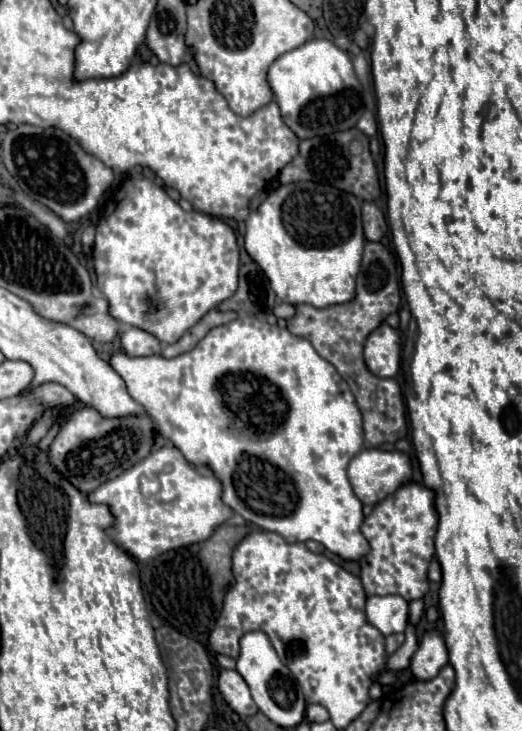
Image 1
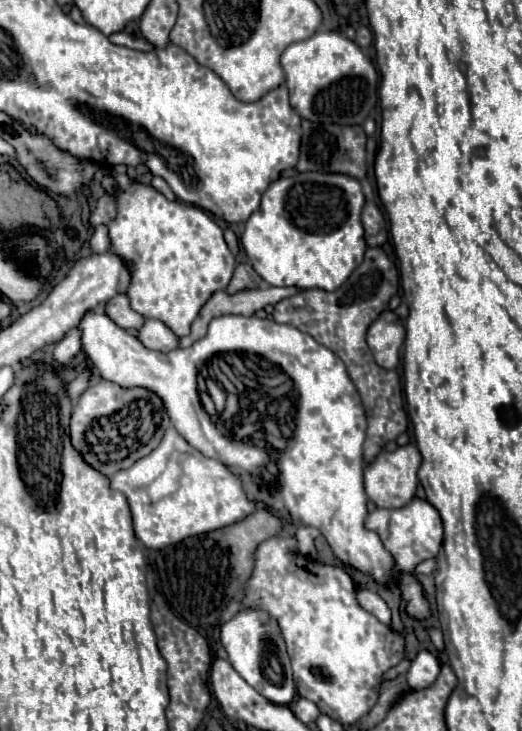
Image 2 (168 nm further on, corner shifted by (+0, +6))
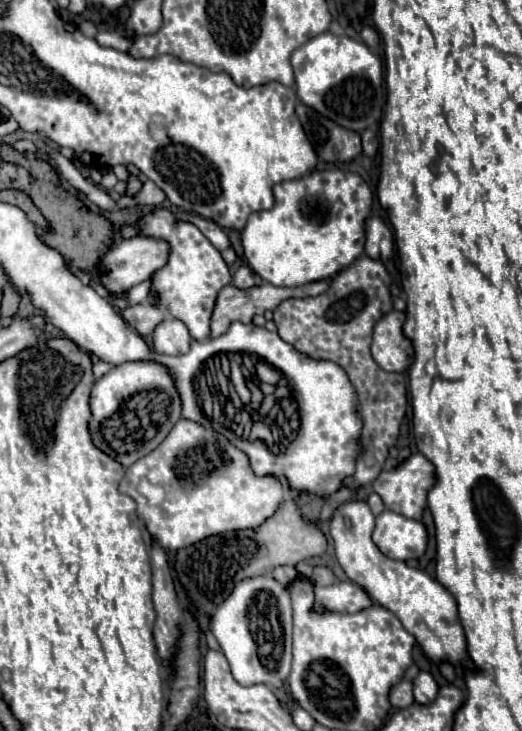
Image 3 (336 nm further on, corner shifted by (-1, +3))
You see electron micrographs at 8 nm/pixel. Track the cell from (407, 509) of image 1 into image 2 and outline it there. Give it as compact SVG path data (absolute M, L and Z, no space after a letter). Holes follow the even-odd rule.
M413 498L413 502L409 502L407 506L397 508L397 510L377 508L375 512L369 514L367 528L375 530L379 534L385 550L389 550L393 554L397 568L403 572L409 572L409 574L413 574L413 570L419 562L423 562L427 558L435 558L441 548L441 542L443 542L441 516L427 500L419 500L419 498Z

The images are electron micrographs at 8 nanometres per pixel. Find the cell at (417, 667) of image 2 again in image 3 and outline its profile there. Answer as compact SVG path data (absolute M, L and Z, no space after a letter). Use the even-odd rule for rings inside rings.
M420 671L414 679L414 699L416 703L430 703L438 693L438 685L428 671Z

